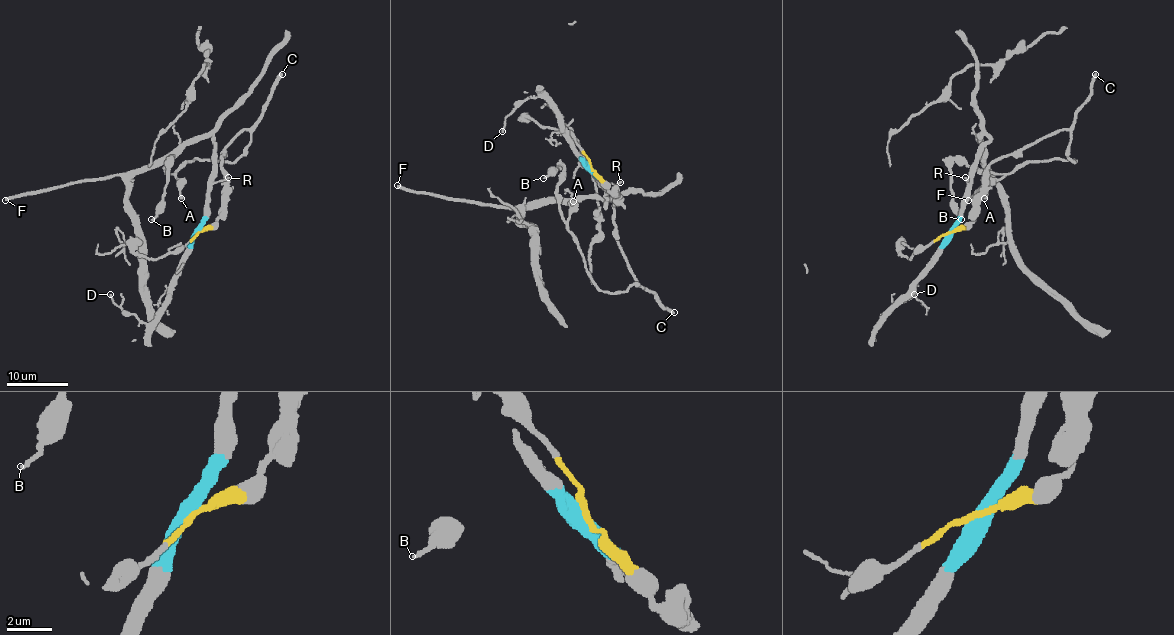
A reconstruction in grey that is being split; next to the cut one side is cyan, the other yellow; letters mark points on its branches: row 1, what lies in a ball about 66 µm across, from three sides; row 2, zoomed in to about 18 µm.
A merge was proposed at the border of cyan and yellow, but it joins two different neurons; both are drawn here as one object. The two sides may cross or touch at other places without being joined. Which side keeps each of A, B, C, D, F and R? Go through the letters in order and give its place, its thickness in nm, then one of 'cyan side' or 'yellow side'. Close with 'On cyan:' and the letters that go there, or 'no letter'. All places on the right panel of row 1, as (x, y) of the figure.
A: (984, 198) | 190 nm | yellow side
B: (961, 219) | 160 nm | yellow side
C: (1095, 74) | 360 nm | yellow side
D: (914, 294) | 190 nm | cyan side
F: (968, 200) | 320 nm | cyan side
R: (965, 177) | 100 nm | cyan side
On cyan: D, F, R

